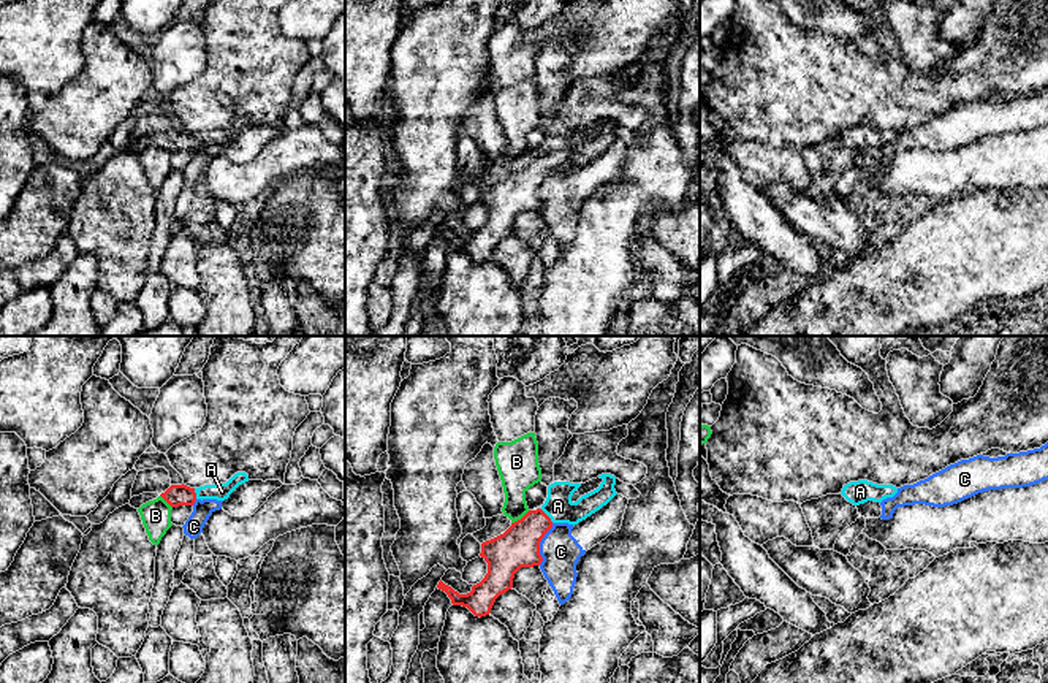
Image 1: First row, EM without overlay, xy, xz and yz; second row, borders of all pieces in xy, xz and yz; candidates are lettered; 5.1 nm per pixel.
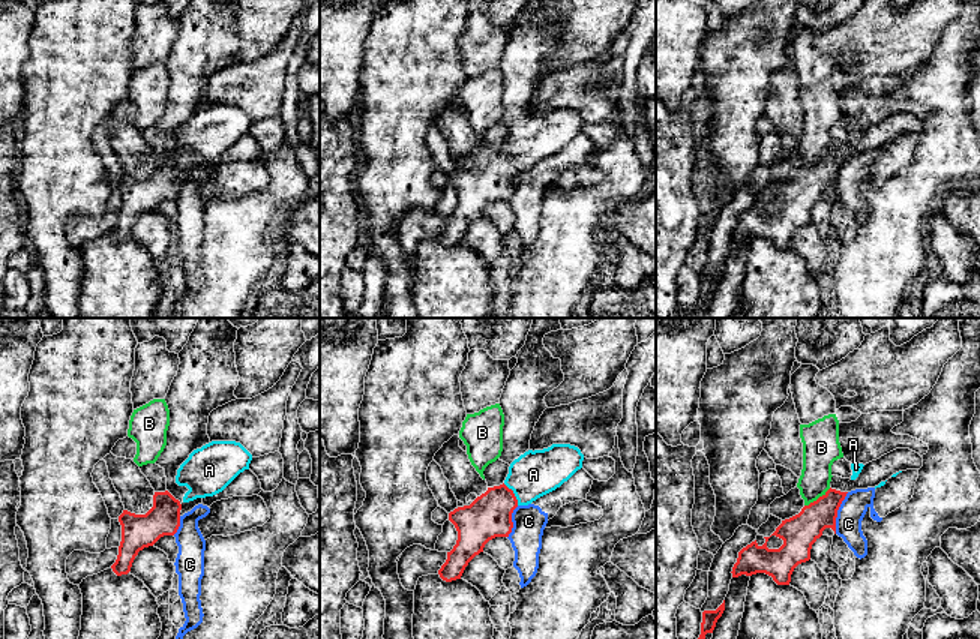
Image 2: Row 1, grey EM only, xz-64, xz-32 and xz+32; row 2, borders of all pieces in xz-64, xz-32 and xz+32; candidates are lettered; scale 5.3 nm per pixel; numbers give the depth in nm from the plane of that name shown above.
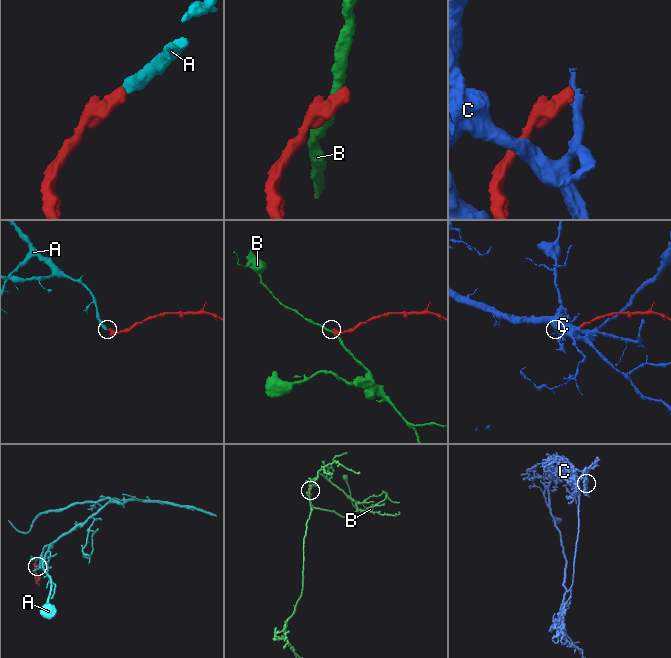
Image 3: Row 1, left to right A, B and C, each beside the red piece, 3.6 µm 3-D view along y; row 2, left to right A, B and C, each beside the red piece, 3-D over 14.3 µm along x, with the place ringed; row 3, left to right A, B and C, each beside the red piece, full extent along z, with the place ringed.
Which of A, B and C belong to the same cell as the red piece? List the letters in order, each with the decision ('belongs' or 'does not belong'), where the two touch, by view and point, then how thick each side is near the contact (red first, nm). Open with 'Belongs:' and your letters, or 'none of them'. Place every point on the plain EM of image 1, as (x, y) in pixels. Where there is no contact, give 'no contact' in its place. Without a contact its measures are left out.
Belongs: A
A: belongs; meets red in xz at (546, 160); 220 nm thick on the red side, 140 nm on the other
B: does not belong; meets red in xz at (521, 164); 220 nm thick on the red side, 200 nm on the other
C: does not belong; meets red in xz at (539, 189); 220 nm thick on the red side, 200 nm on the other

